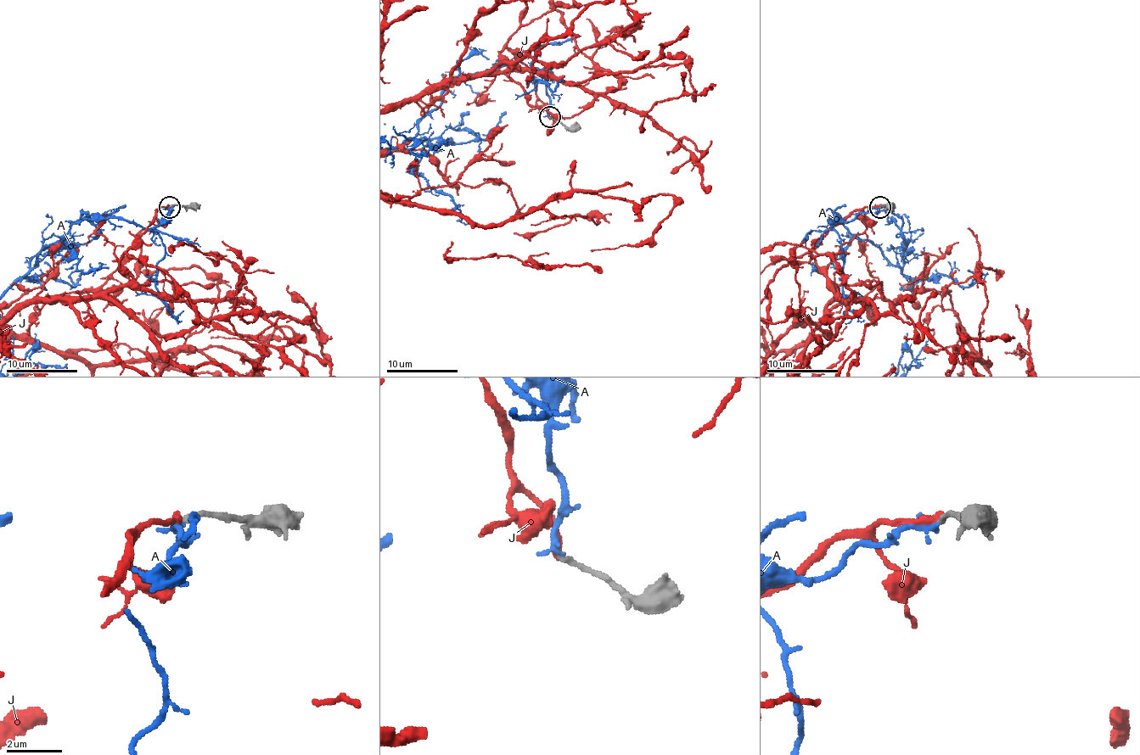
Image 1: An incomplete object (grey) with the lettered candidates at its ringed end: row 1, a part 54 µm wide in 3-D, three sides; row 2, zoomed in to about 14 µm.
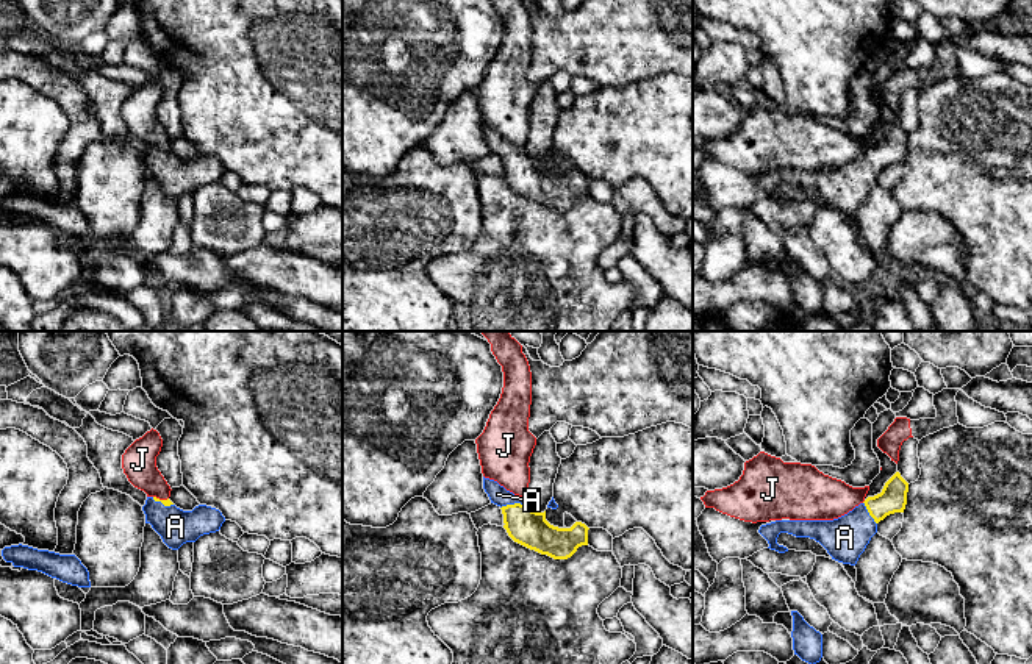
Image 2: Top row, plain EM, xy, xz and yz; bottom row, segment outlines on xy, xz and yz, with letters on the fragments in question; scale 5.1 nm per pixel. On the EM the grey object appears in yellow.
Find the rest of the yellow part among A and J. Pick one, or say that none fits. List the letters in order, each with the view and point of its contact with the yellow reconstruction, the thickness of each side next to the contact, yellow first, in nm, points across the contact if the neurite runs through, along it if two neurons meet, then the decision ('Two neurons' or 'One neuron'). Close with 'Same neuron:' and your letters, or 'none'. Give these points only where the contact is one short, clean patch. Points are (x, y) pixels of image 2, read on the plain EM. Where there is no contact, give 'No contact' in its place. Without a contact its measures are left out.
A: Touches yellow at xz (512, 155). Thickness 190 nm (yellow) against 100 nm. Path across: xz (526, 177), (512, 155), (498, 144). One neuron
J: Touches yellow at xy (161, 150). Thickness 40 nm (yellow) against 180 nm. Boundary: xy (154, 146), (168, 149). Two neurons
Same neuron: A

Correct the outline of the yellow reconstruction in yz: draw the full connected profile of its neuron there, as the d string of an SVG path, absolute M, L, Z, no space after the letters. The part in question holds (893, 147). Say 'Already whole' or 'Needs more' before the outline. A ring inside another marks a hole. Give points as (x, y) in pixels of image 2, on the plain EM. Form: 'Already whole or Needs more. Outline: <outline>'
Needs more. Outline: M896 122L882 142L868 147L847 164L833 170L776 170L761 175L758 183L768 191L771 200L788 202L777 194L780 183L796 187L810 187L819 192L832 209L855 216L871 187L877 183L877 173L887 166L904 162L908 133Z

